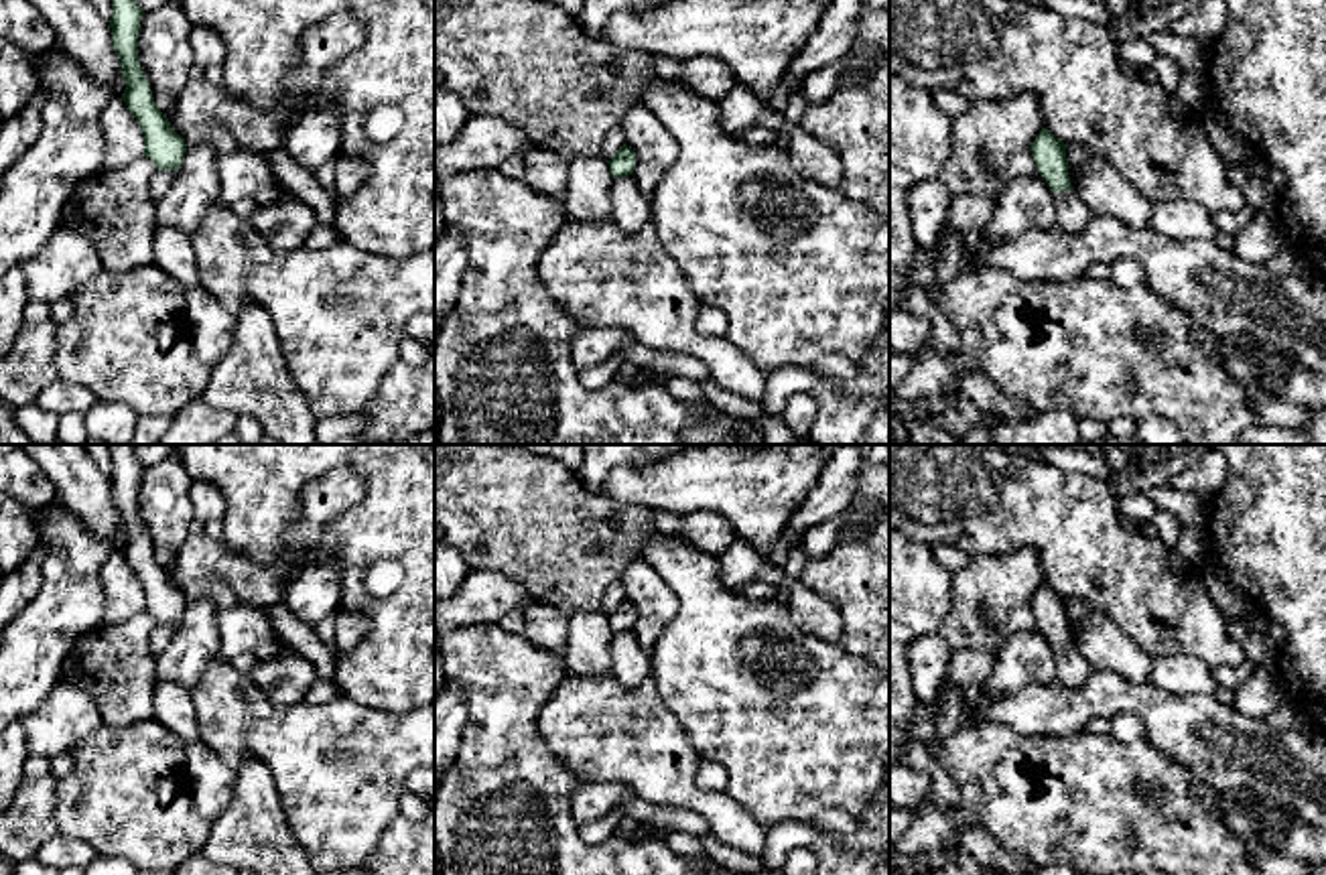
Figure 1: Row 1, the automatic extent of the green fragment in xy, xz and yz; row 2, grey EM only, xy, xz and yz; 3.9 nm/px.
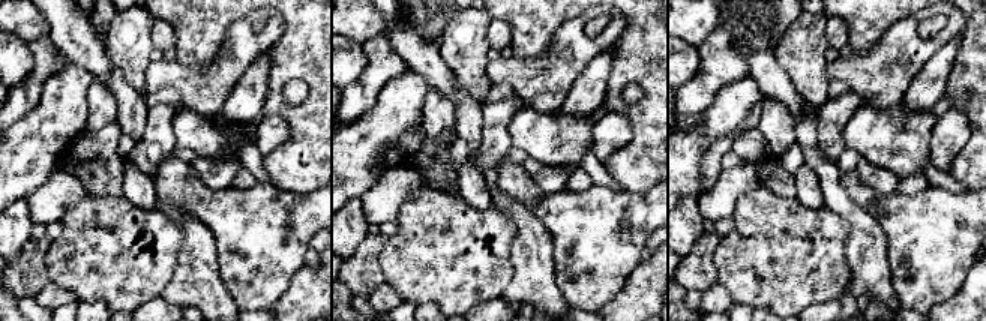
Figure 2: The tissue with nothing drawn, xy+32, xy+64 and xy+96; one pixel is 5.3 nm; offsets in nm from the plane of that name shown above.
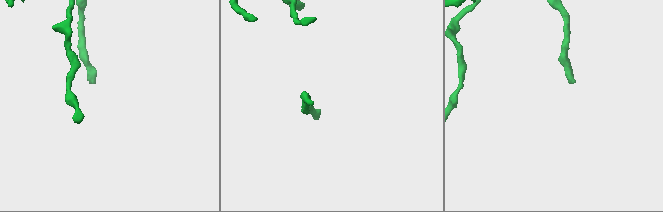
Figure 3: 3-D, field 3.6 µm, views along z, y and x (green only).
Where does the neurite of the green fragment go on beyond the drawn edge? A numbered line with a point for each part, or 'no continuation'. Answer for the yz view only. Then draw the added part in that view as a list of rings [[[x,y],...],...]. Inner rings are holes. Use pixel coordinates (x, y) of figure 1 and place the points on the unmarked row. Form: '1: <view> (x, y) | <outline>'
1: yz (1073, 670) | [[[1060,646],[1054,654],[1058,658],[1058,682],[1074,690],[1080,688],[1086,682],[1090,668],[1078,648]]]

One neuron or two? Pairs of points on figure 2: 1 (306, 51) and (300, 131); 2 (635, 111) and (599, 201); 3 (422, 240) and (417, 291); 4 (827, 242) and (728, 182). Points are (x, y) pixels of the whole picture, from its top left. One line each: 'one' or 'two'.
1: one
2: two
3: one
4: two

